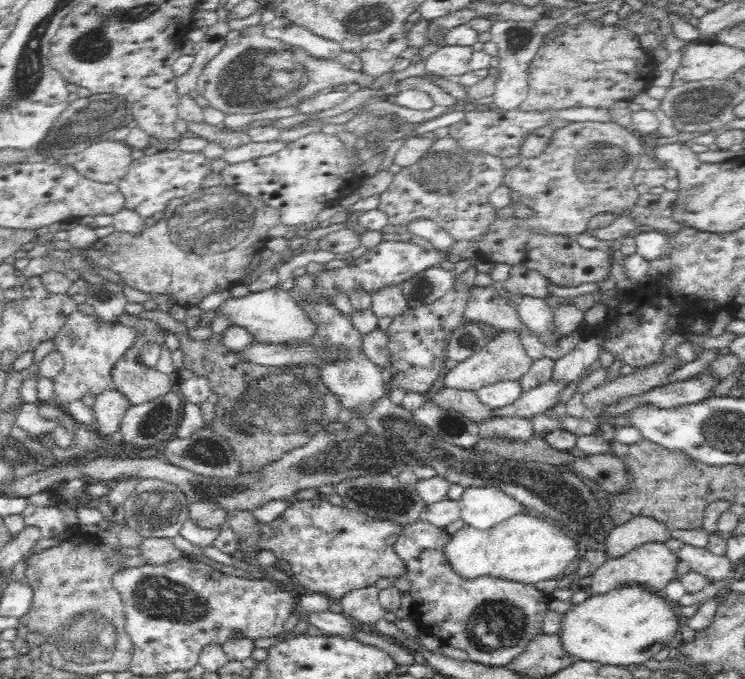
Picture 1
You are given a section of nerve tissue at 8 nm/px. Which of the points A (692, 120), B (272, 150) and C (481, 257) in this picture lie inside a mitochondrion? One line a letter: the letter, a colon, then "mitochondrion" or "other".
A: mitochondrion
B: other
C: other

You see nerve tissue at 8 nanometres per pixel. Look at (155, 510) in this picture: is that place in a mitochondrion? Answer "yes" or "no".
yes

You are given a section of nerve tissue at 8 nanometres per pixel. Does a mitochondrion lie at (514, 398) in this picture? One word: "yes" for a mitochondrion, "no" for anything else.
no

